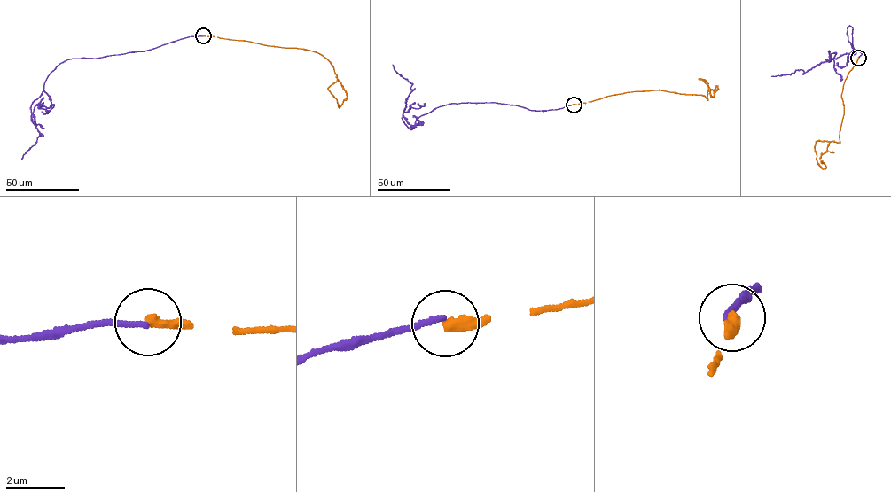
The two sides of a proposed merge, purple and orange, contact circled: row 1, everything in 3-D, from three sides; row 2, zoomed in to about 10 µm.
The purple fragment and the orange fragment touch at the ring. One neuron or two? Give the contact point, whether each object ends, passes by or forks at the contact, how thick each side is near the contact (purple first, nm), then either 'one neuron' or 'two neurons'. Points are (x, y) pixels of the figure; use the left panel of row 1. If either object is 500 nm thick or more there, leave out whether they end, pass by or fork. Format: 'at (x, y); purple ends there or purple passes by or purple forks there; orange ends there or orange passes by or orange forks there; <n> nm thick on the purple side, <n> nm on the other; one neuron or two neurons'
at (203, 35); purple ends there; orange ends there; 180 nm thick on the purple side, 360 nm on the other; two neurons

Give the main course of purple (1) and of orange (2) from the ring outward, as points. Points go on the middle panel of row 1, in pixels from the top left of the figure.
1: (574, 105), (538, 111), (492, 102), (449, 103), (420, 116), (411, 129), (402, 115), (414, 89), (392, 65)
2: (574, 105), (660, 89), (704, 96), (707, 99), (708, 83), (699, 78), (707, 85), (713, 97), (718, 88)

